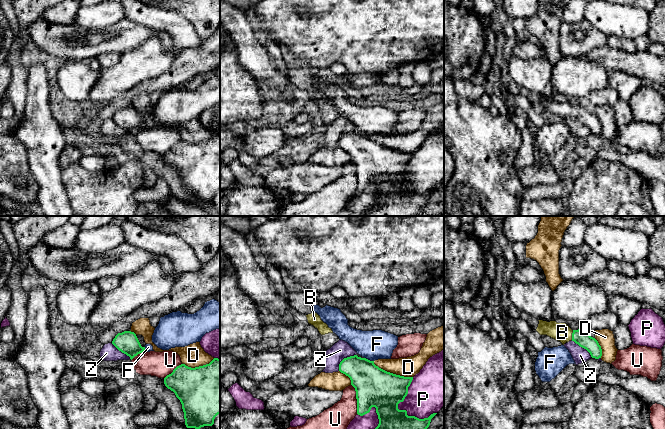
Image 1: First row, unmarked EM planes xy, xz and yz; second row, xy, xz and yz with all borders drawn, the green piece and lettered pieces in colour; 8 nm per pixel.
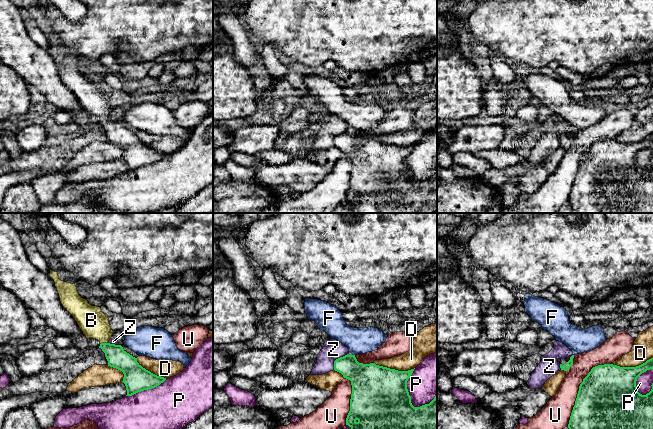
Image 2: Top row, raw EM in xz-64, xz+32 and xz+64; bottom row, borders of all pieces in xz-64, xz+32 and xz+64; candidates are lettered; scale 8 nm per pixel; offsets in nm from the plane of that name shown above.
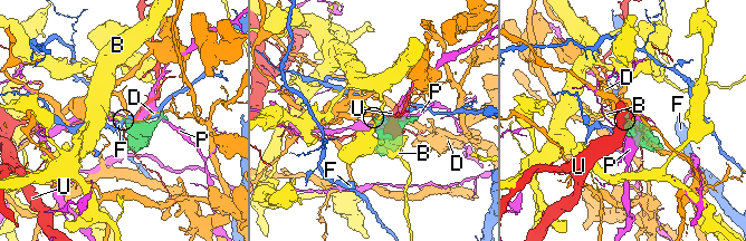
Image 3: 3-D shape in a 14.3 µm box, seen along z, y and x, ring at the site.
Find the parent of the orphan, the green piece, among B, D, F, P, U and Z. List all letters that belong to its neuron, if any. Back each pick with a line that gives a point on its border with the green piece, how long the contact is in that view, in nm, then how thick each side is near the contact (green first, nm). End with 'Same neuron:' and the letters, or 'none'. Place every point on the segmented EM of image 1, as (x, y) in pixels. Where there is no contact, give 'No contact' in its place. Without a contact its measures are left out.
B: Touches green at yz (572, 335). Shared border 80 nm. Thickness 120 nm (green) against 150 nm
Same neuron: B

